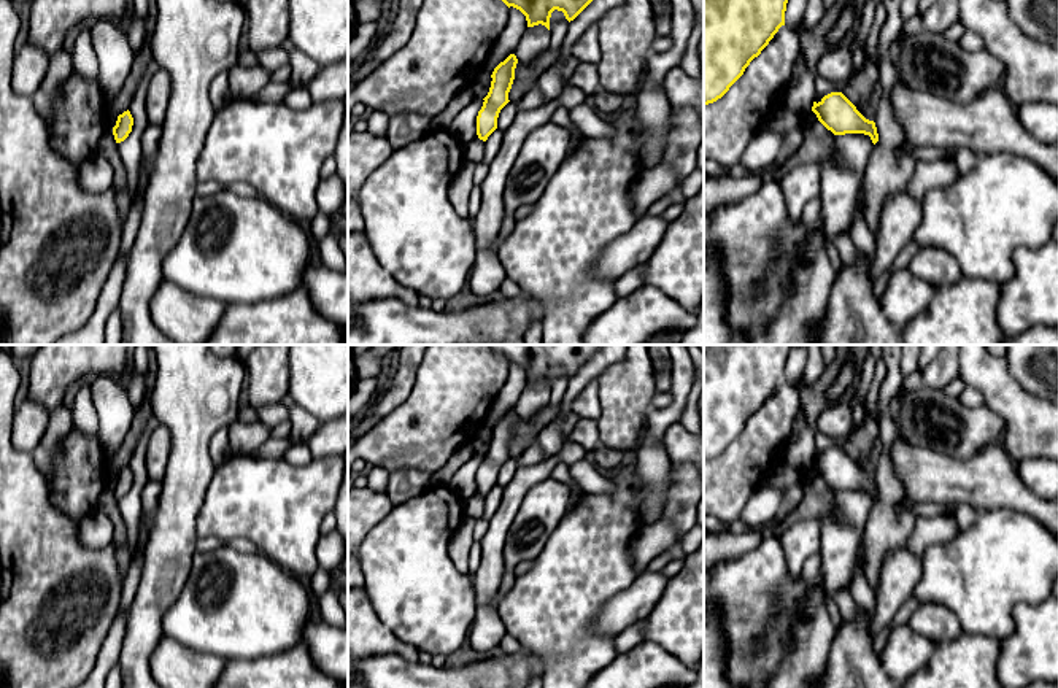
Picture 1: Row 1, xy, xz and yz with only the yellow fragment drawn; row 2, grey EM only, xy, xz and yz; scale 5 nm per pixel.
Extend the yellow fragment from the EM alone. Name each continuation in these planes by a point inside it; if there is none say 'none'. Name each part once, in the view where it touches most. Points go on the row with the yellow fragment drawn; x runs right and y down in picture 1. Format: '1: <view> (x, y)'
none

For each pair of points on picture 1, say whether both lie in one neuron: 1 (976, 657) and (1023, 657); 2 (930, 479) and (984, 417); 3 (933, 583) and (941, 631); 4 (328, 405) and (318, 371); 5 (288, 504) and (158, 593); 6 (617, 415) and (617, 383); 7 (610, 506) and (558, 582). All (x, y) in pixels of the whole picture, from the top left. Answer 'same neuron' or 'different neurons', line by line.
1: different neurons
2: different neurons
3: different neurons
4: same neuron
5: different neurons
6: same neuron
7: same neuron

